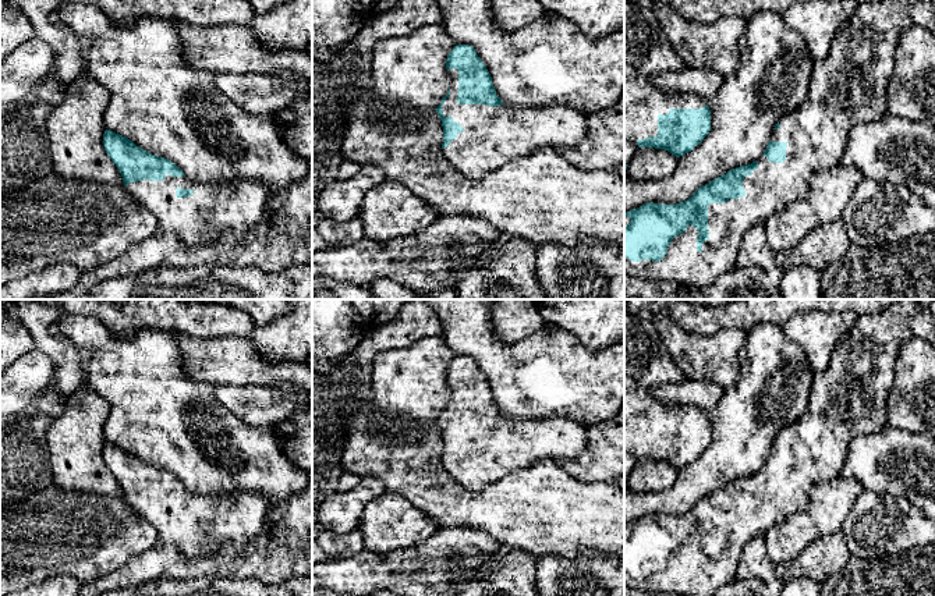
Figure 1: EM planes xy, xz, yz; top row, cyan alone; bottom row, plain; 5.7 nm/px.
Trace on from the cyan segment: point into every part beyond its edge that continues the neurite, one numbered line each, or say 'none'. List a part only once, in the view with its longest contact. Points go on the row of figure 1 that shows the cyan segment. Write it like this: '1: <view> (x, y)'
1: yz (849, 87)

